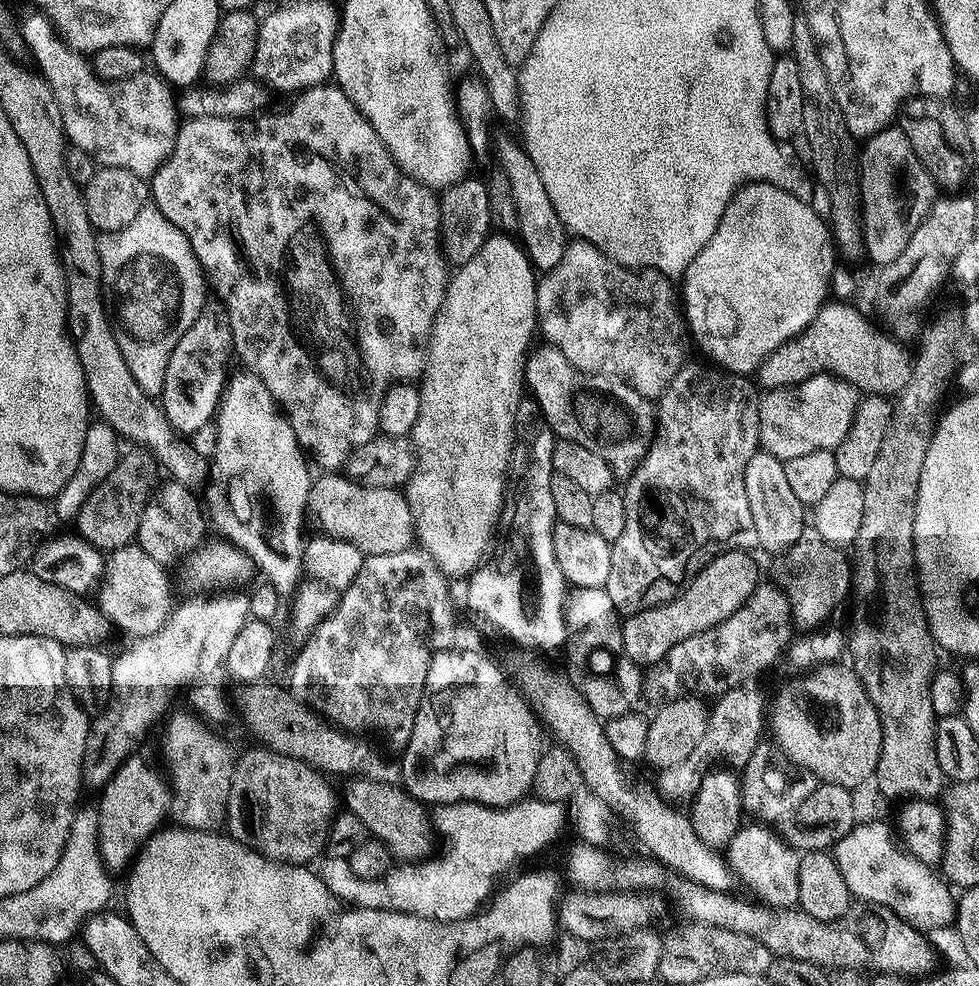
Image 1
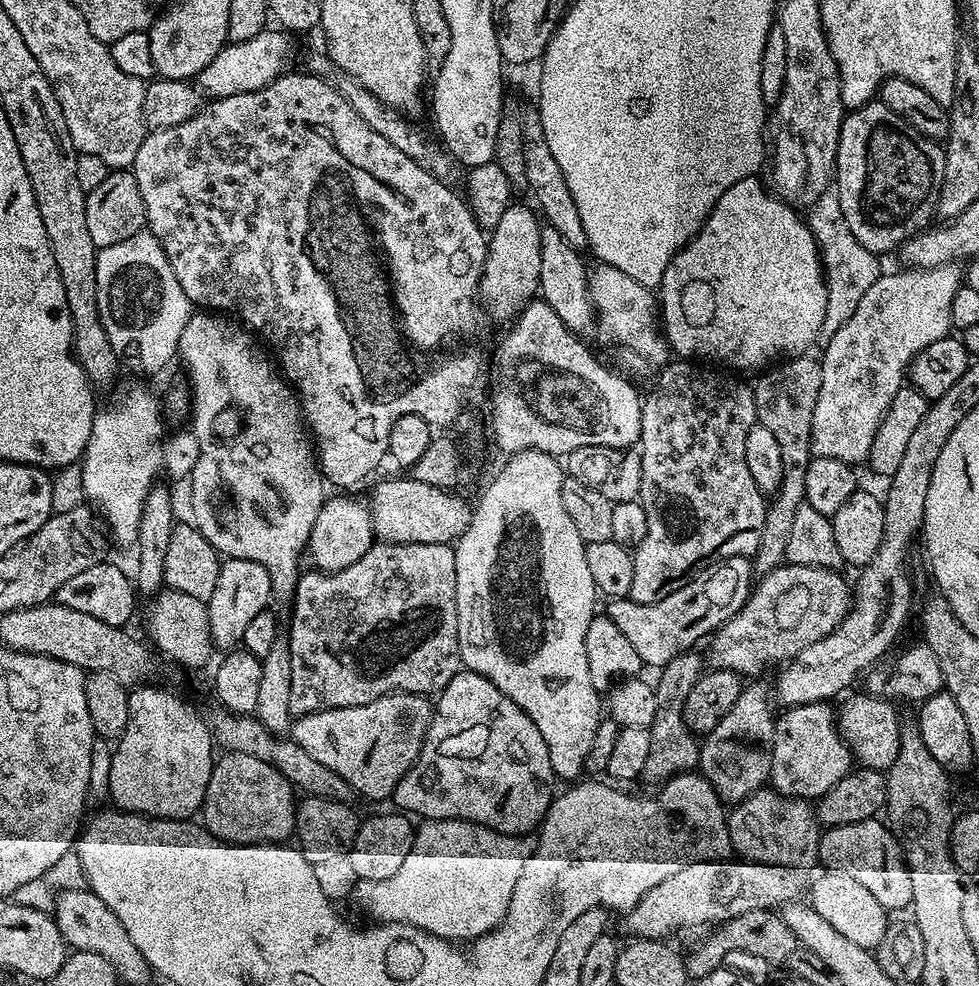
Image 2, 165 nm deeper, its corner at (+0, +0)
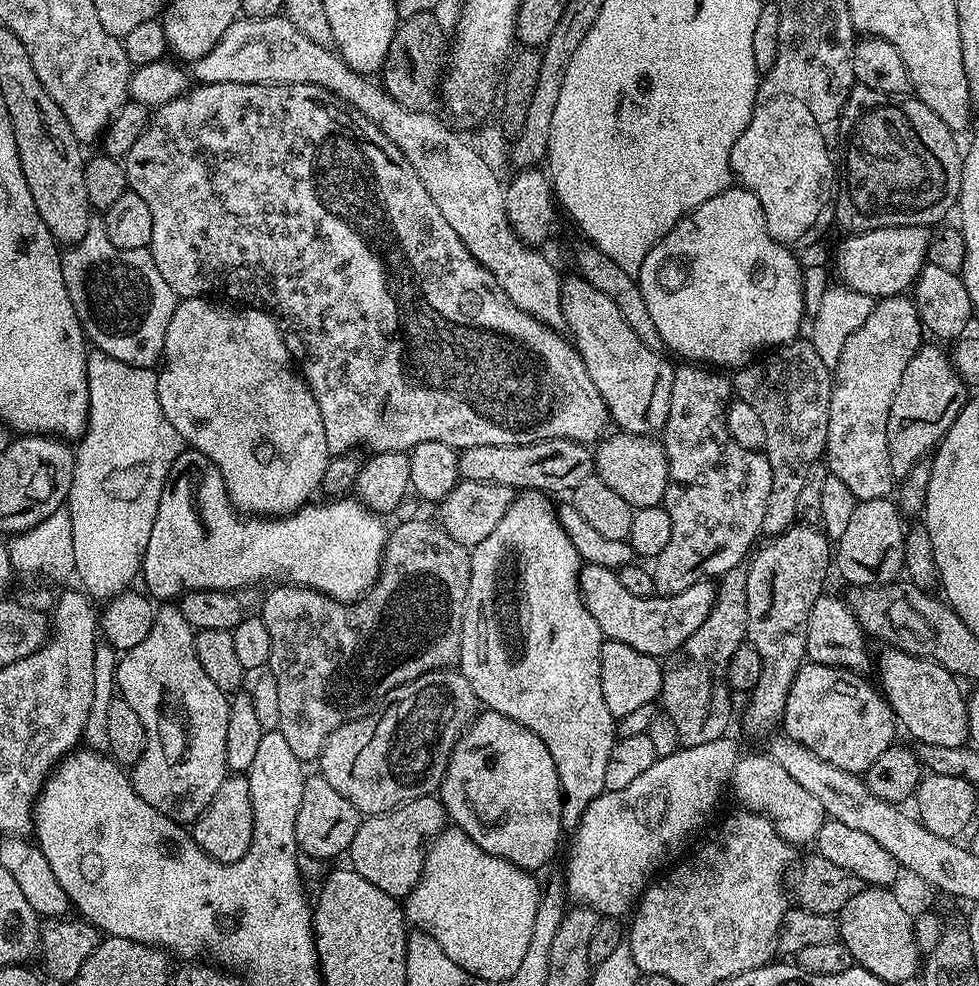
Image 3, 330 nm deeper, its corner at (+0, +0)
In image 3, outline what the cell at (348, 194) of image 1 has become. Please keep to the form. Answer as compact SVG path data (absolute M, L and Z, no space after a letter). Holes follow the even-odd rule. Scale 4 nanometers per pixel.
M197 83L195 86L189 87L187 92L170 102L166 102L161 108L155 109L149 115L146 130L142 130L138 142L134 142L134 146L130 146L130 150L122 157L122 163L126 170L130 191L138 194L138 198L146 201L146 206L150 210L150 218L154 218L154 234L152 235L150 251L154 258L154 266L158 266L158 274L162 274L162 278L166 278L166 286L170 286L170 290L174 290L174 294L178 298L190 296L228 298L224 296L236 295L240 299L237 301L243 302L245 305L265 308L271 312L272 317L280 326L280 333L286 342L288 353L292 356L295 367L304 377L304 383L308 385L313 398L318 402L318 410L322 414L322 426L326 426L326 446L332 456L340 456L344 452L359 449L359 444L365 444L366 447L372 448L368 450L373 453L408 452L414 445L420 444L423 440L426 442L446 442L446 446L463 450L474 446L533 444L539 440L549 440L550 438L566 438L567 440L576 440L580 444L591 445L605 435L604 427L609 427L610 424L608 407L598 390L598 386L594 386L594 382L590 382L590 374L582 362L580 353L567 339L564 341L559 336L561 333L557 329L548 327L547 324L543 324L540 320L536 320L530 314L523 312L518 306L514 306L514 302L510 302L510 298L502 290L502 286L498 286L494 274L490 274L490 270L483 268L473 258L470 250L466 250L462 238L458 238L458 234L450 226L450 222L446 222L446 218L442 218L442 210L438 210L438 206L434 206L434 198L430 198L430 194L426 194L426 186L422 186L422 178L418 178L418 174L414 174L414 166L410 166L410 162L406 162L402 150L398 150L398 146L394 146L394 142L390 142L390 138L386 138L380 133L378 126L374 126L374 122L370 122L370 118L363 116L357 108L348 107L343 100L333 96L324 88L319 88L313 84Z

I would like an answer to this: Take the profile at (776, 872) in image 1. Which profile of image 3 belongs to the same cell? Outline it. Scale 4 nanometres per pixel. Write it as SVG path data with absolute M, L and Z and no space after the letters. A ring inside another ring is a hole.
M761 754L761 756L741 755L732 768L730 788L736 791L736 796L744 803L741 805L745 809L768 817L781 838L793 846L811 845L826 819L818 799L814 798L814 795L810 794L805 787L800 786L789 774L786 774L786 771L778 766L778 762L767 754Z

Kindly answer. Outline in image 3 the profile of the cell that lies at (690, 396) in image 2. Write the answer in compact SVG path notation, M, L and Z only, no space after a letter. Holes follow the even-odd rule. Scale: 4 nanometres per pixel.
M708 366L677 367L672 374L670 414L662 433L664 453L668 459L668 485L663 508L670 514L670 542L651 565L652 587L661 596L682 594L700 580L719 578L726 570L739 568L761 535L762 518L766 514L766 498L770 498L772 471L768 457L760 450L749 450L732 437L728 429L728 406L734 396L734 384L723 371Z

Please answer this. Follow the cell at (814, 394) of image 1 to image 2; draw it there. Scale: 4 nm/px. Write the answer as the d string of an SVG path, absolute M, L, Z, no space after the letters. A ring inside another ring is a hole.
M959 263L943 264L937 268L918 268L915 270L900 270L904 272L892 272L889 274L881 274L876 282L870 286L870 290L862 297L858 308L841 329L838 330L828 345L822 348L822 354L819 357L820 369L822 370L822 382L818 390L818 400L814 402L814 418L812 419L812 455L813 457L825 456L826 458L838 458L842 462L853 466L863 465L867 461L870 454L870 446L874 446L874 434L878 434L878 426L880 419L886 414L886 410L890 406L890 402L894 402L894 398L898 394L898 390L905 387L906 373L908 366L913 358L922 350L926 350L930 346L930 342L938 342L943 336L949 335L953 331L952 311L950 310L950 302L954 302L954 294L958 294L958 290L962 287L962 268Z

